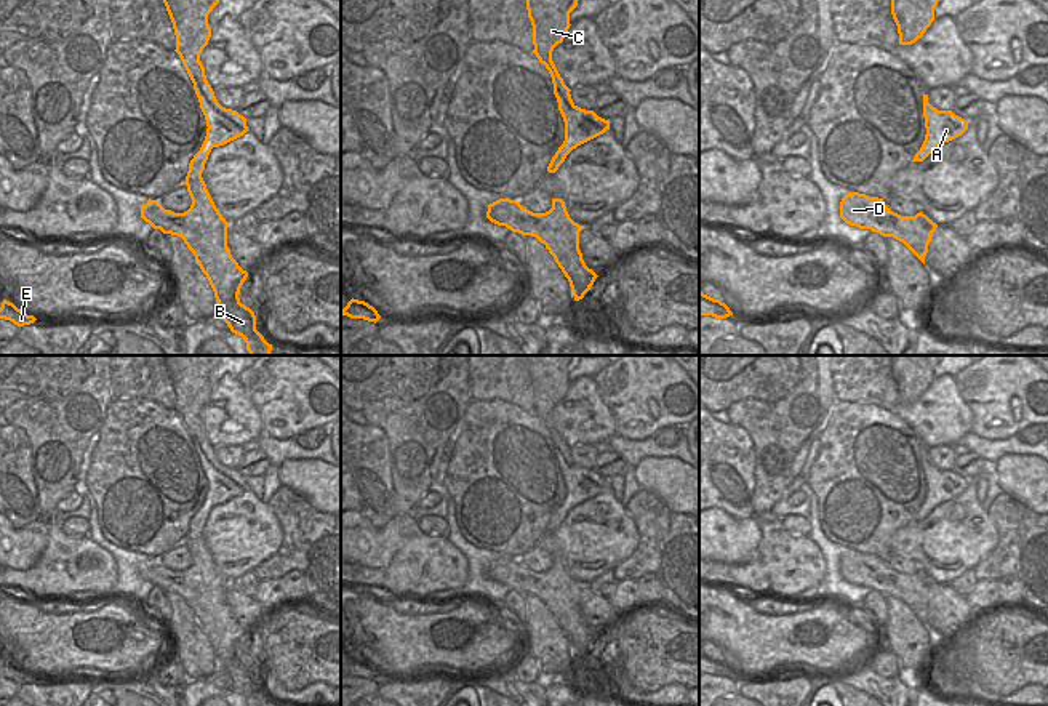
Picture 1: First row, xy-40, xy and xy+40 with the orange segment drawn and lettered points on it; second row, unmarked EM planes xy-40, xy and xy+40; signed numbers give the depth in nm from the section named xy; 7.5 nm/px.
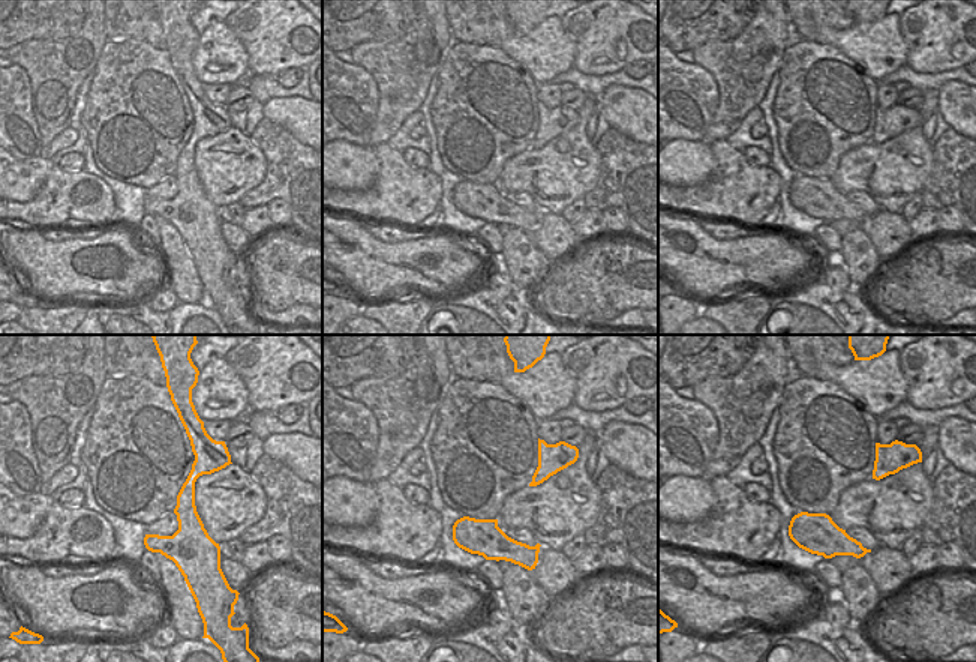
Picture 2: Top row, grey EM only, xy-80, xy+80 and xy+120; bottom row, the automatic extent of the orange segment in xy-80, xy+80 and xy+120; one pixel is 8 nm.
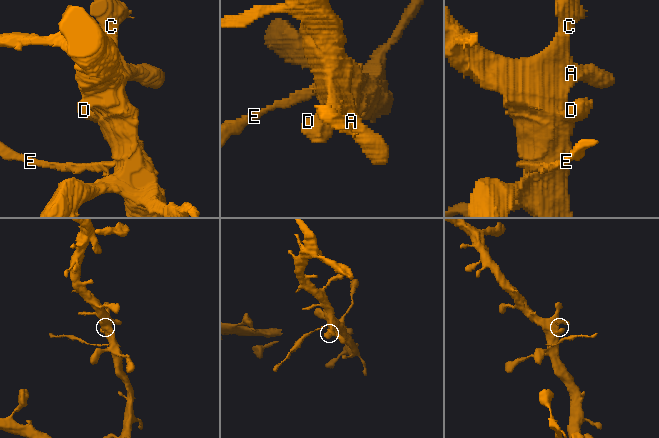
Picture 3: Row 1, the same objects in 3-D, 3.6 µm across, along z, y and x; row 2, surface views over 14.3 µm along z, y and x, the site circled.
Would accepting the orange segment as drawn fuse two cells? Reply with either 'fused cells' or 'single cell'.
single cell

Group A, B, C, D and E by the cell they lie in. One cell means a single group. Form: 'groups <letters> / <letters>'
groups A B C D E

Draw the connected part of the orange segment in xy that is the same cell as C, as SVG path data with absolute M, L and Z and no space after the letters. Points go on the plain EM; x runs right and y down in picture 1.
M579 355L525 357L528 376L533 384L533 411L552 435L554 453L565 480L565 499L547 525L549 532L555 532L573 507L610 488L610 479L598 475L594 469L581 467L573 461L571 448L565 443L552 419L554 407L563 400L571 384L570 371L578 365Z

